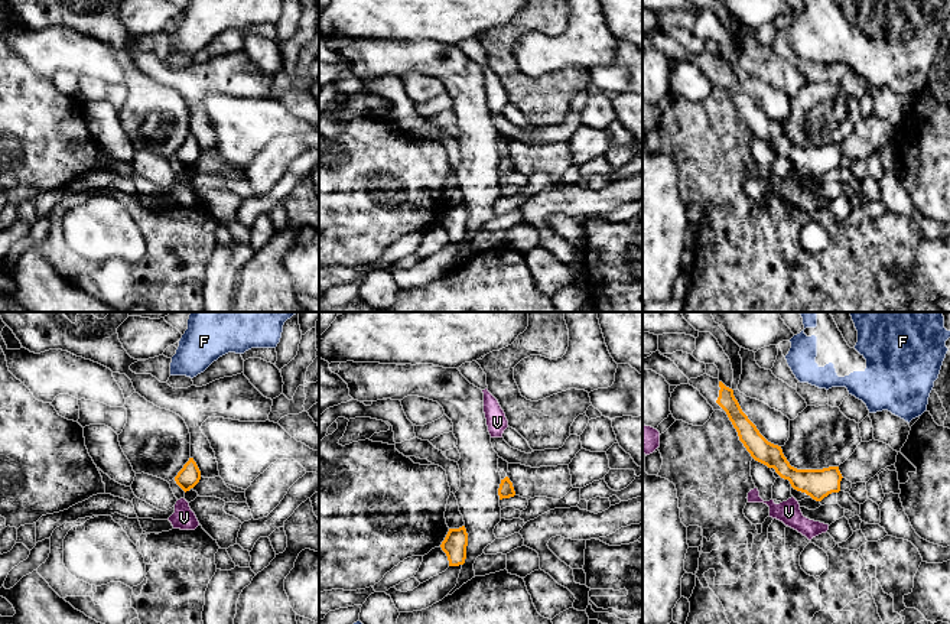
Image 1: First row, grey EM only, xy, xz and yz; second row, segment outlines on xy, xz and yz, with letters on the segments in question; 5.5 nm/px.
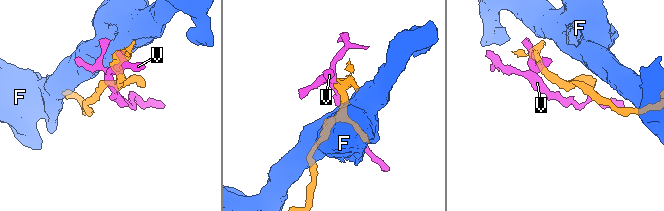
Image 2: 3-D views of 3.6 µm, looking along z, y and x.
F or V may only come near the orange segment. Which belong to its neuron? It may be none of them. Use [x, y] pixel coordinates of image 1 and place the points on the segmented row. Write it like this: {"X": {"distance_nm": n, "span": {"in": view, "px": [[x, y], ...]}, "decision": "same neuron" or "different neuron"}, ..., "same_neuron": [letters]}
{"F": {"distance_nm": 340, "span": {"in": "yz", "px": [[732, 390], [787, 363]]}, "decision": "different neuron"}, "V": {"distance_nm": 40, "span": {"in": "xy", "px": [[185, 491], [184, 499]]}, "decision": "different neuron"}, "same_neuron": []}

